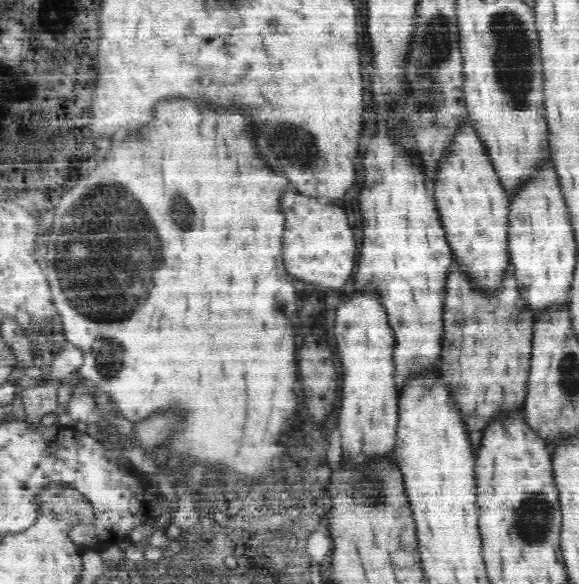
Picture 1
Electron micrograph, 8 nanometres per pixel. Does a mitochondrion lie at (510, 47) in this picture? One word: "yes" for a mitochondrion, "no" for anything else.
yes

